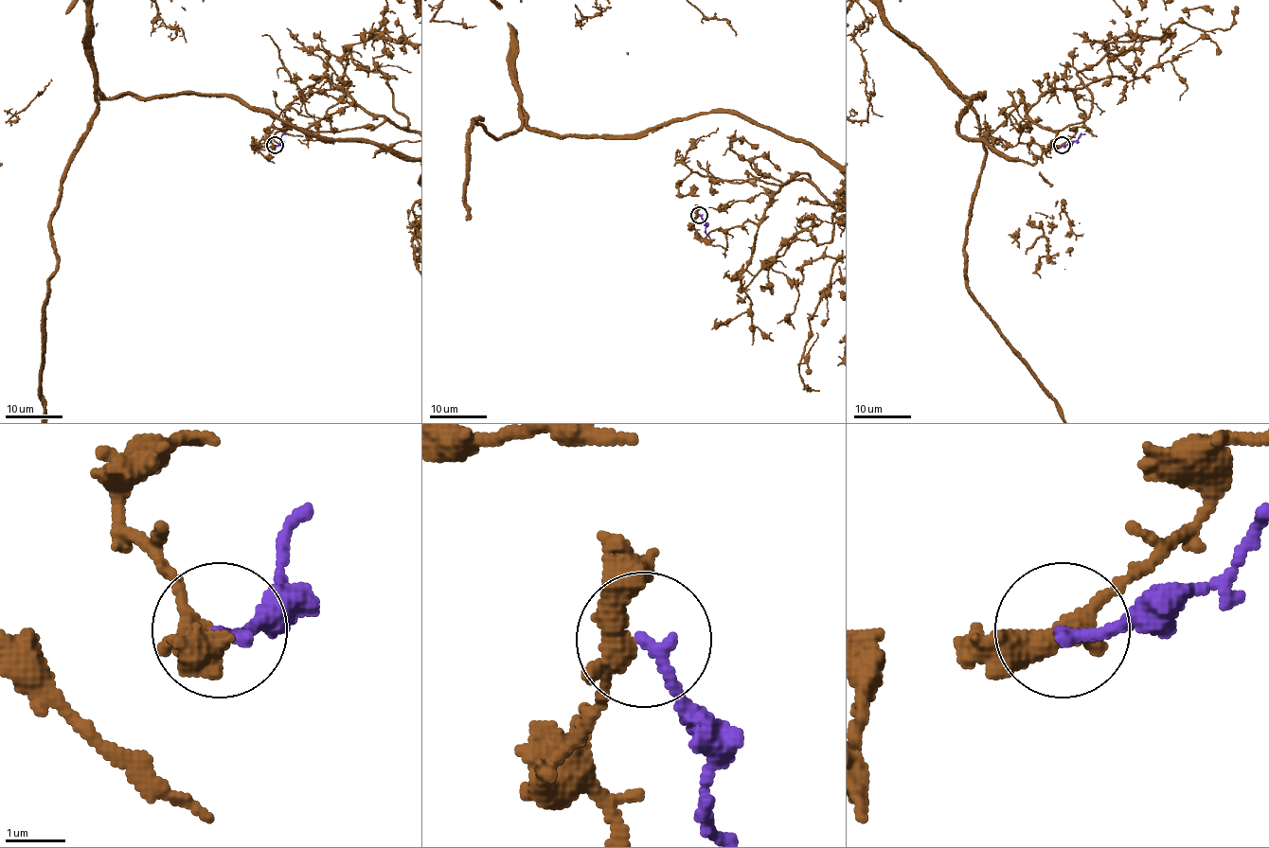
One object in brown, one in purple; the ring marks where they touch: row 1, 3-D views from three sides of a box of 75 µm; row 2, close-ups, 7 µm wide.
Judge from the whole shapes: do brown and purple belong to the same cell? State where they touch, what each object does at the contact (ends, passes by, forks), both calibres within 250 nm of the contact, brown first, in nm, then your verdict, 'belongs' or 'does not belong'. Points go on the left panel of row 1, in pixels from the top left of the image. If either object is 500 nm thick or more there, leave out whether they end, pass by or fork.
place (275, 145); brown passes by; purple ends; calibres 360 and 200 nm; does not belong

